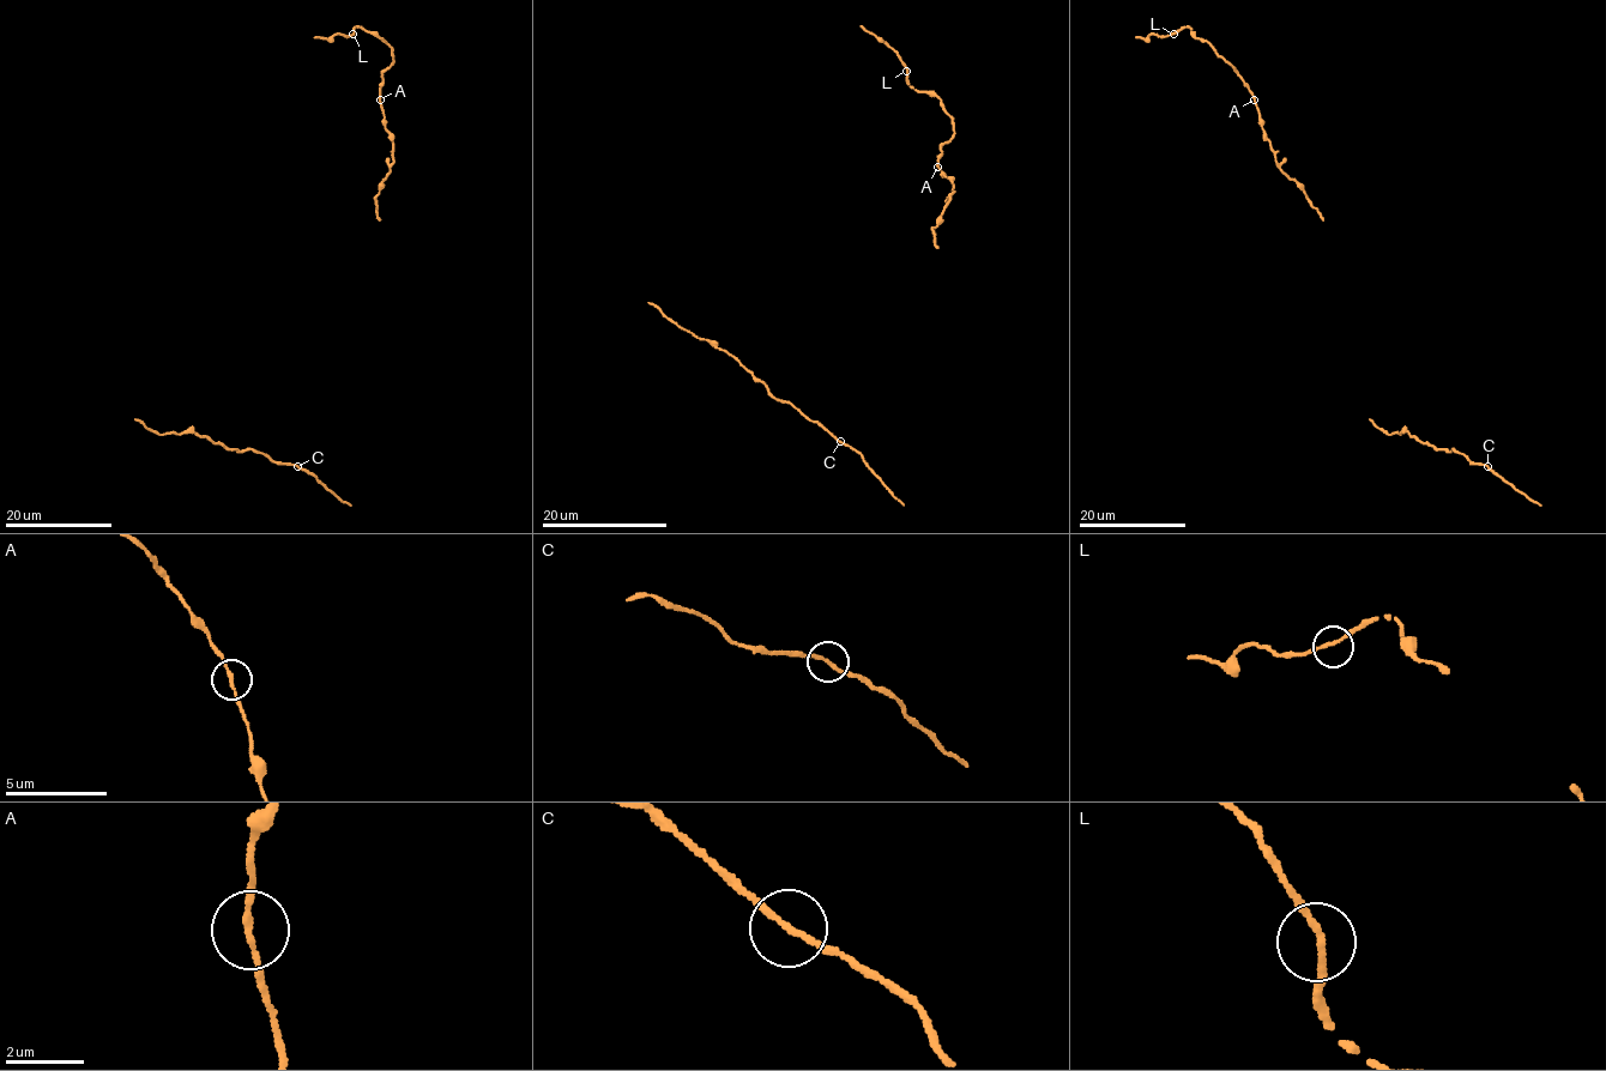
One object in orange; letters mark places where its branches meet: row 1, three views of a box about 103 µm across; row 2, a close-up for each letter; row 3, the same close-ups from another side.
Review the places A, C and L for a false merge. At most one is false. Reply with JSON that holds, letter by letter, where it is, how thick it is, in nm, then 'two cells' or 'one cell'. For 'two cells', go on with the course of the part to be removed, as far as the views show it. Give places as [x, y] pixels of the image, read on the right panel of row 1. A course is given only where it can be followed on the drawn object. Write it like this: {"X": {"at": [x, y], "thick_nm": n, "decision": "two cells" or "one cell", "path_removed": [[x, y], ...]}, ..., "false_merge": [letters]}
{"A": {"at": [1254, 100], "thick_nm": 140, "decision": "one cell"}, "C": {"at": [1487, 466], "thick_nm": 150, "decision": "two cells", "path_removed": [[1486, 466], [1541, 506]]}, "L": {"at": [1173, 34], "thick_nm": 150, "decision": "one cell"}, "false_merge": ["C"]}

